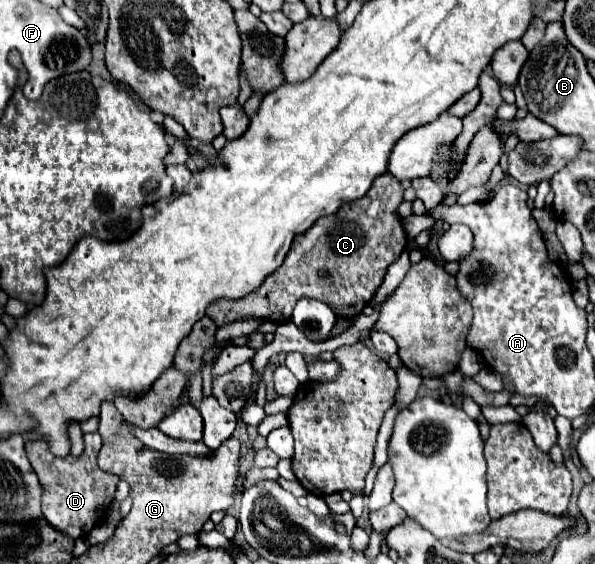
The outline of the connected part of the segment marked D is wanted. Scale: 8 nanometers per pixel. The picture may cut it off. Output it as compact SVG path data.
M99 433L85 435L85 453L81 457L67 455L59 459L49 453L43 441L25 443L31 467L43 485L43 515L47 523L53 525L53 529L59 529L59 533L65 533L75 539L87 537L89 531L105 519L105 513L109 511L109 505L115 499L115 487L119 483L119 477L99 469L97 465L99 449L101 449Z

